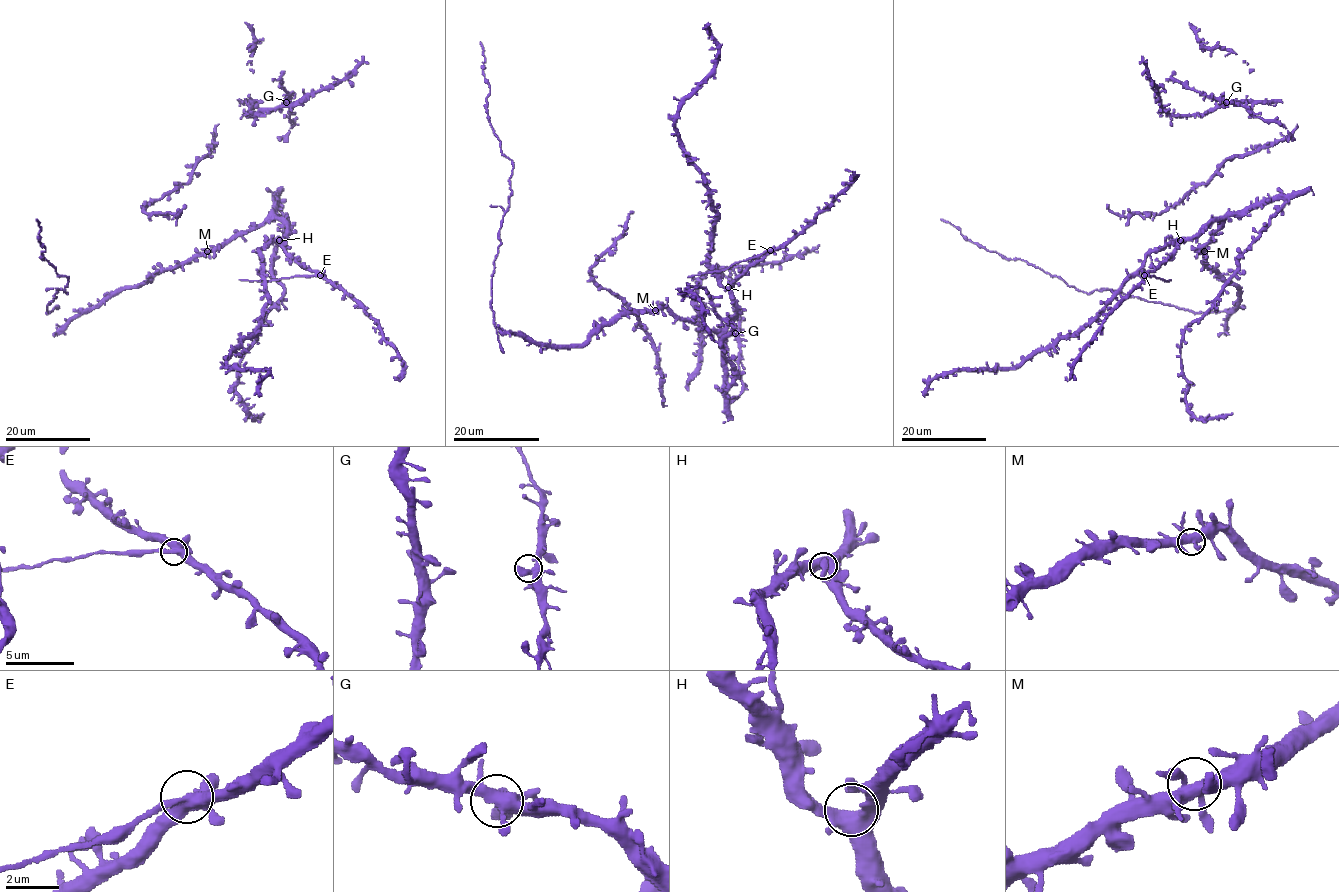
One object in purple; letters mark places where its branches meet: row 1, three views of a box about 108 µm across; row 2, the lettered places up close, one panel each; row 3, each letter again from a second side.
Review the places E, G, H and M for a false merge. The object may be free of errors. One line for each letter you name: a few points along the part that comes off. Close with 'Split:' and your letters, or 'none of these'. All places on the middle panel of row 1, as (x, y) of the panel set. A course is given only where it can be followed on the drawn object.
E: Course of the part to remove: (769, 250), (735, 262), (724, 269), (687, 277)
Split: E

